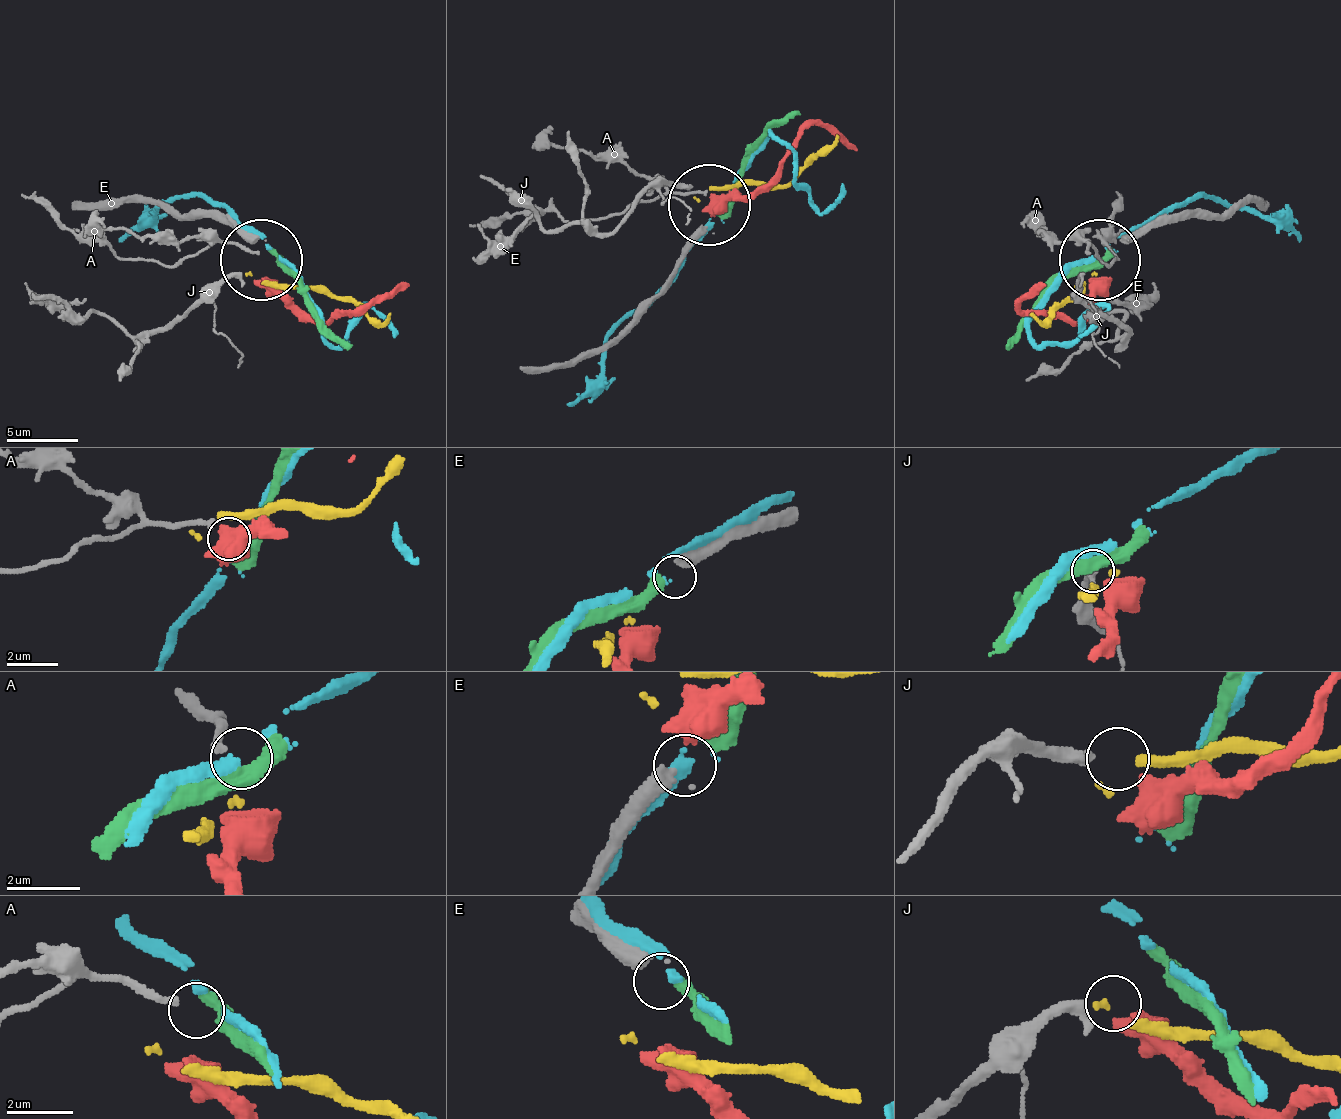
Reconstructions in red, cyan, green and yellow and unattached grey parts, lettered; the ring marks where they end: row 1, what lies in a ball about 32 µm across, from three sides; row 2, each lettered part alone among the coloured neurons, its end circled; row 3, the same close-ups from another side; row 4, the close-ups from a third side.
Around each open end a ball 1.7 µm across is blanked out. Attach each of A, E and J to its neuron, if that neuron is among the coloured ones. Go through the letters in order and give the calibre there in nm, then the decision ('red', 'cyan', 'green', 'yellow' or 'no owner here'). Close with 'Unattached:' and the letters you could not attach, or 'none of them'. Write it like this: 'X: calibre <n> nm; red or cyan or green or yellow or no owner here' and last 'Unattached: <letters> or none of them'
A: calibre 200 nm; cyan
E: calibre 550 nm; green
J: calibre 300 nm; yellow
Unattached: none of them

